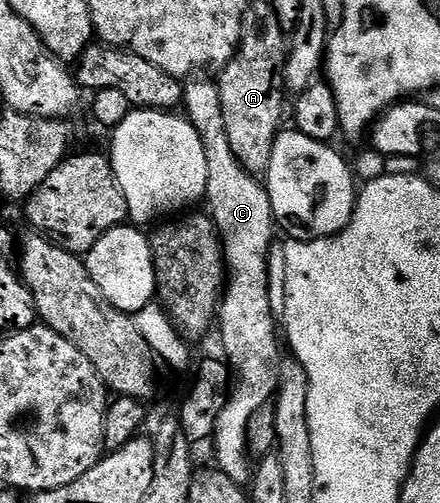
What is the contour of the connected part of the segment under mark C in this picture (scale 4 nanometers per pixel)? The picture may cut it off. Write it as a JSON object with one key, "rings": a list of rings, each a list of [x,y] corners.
{"rings":[[[216,81],[192,82],[185,86],[183,110],[199,132],[199,140],[203,140],[203,152],[207,152],[204,201],[209,202],[207,213],[217,227],[227,271],[219,303],[219,330],[221,326],[223,358],[231,371],[231,385],[213,424],[212,436],[214,443],[225,444],[229,440],[239,440],[241,433],[247,434],[252,413],[271,401],[279,381],[279,326],[273,323],[275,302],[269,296],[269,245],[273,242],[275,219],[268,189],[262,183],[260,186],[257,183],[260,181],[248,174],[243,164],[235,160],[235,152],[231,152]]]}

